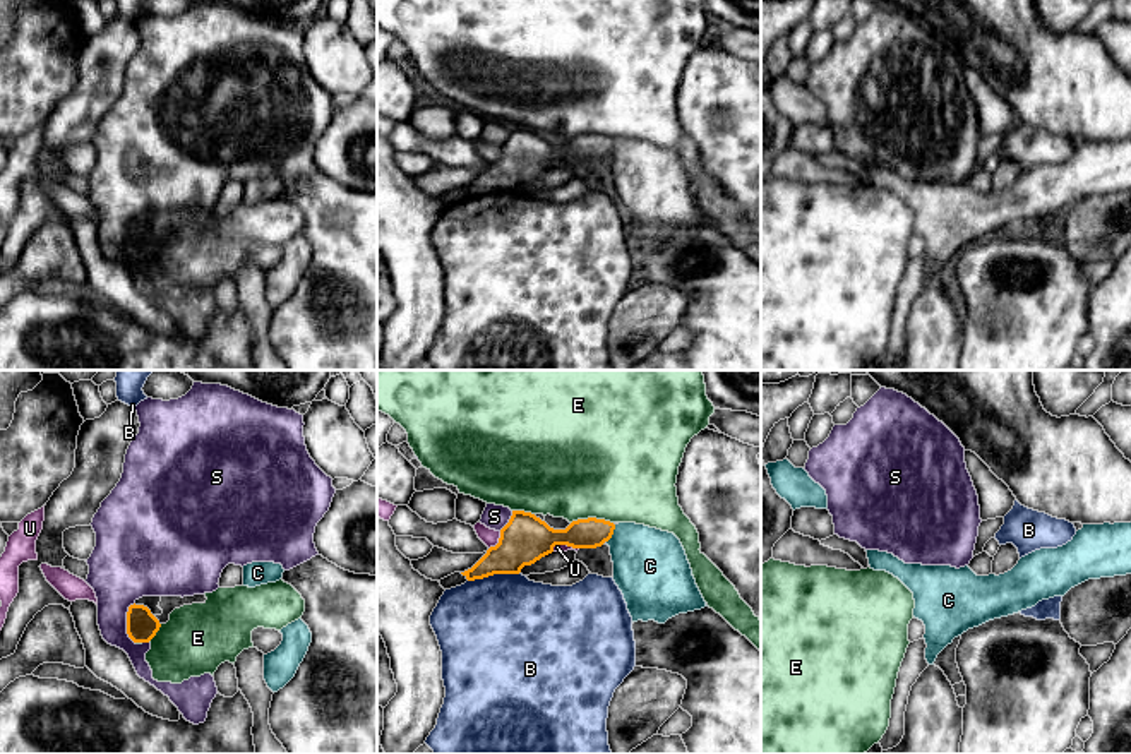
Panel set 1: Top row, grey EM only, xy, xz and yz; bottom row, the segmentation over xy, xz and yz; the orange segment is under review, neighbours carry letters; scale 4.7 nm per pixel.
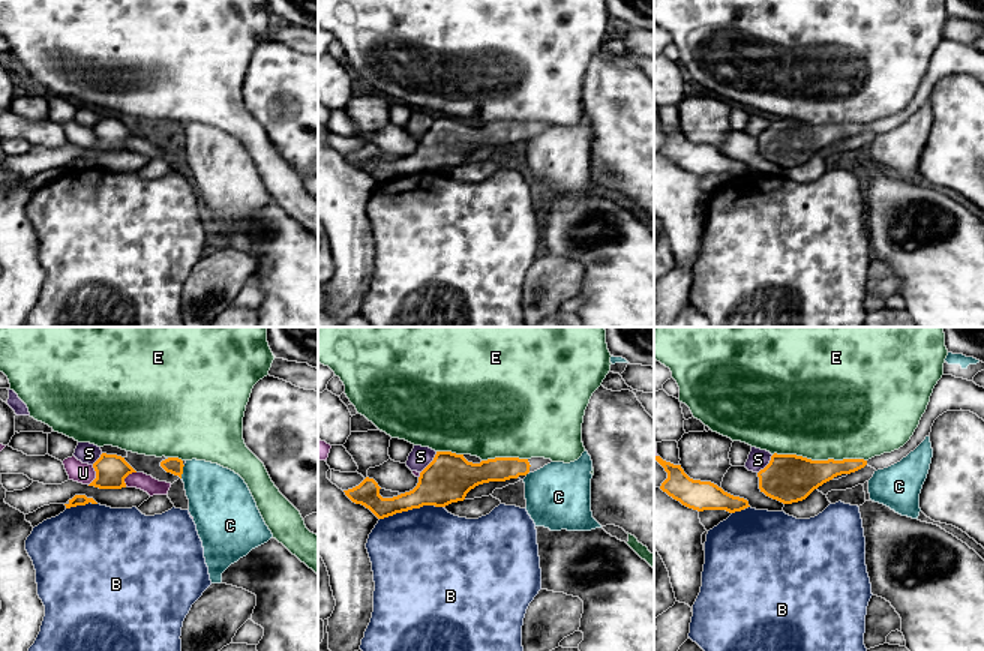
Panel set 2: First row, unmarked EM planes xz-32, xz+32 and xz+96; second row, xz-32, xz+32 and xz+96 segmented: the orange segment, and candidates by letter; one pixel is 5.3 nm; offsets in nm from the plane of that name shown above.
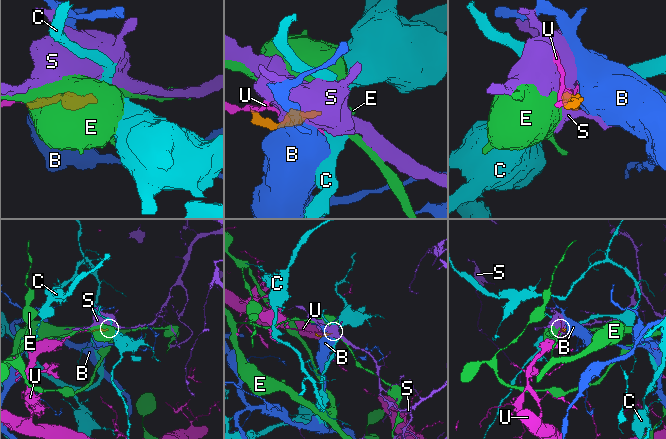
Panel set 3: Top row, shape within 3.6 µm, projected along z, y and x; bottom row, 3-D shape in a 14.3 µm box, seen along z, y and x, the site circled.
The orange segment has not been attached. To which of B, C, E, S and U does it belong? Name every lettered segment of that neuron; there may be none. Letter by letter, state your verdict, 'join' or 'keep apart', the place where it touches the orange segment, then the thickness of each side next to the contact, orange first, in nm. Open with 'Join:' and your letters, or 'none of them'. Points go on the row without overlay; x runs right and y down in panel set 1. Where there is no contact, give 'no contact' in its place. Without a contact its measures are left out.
Join: none of them
B: keep apart; meets orange in xz at (492, 191); 220 nm thick on the orange side, 500 nm on the other
C: keep apart; meets orange in xz at (612, 149); 140 nm thick on the orange side, 360 nm on the other
E: keep apart; meets orange in xz at (592, 134); 140 nm thick on the orange side, 500 nm on the other
S: keep apart; meets orange in xy at (127, 239); 140 nm thick on the orange side, 320 nm on the other
U: keep apart; meets orange in xz at (499, 158); 220 nm thick on the orange side, 80 nm on the other

